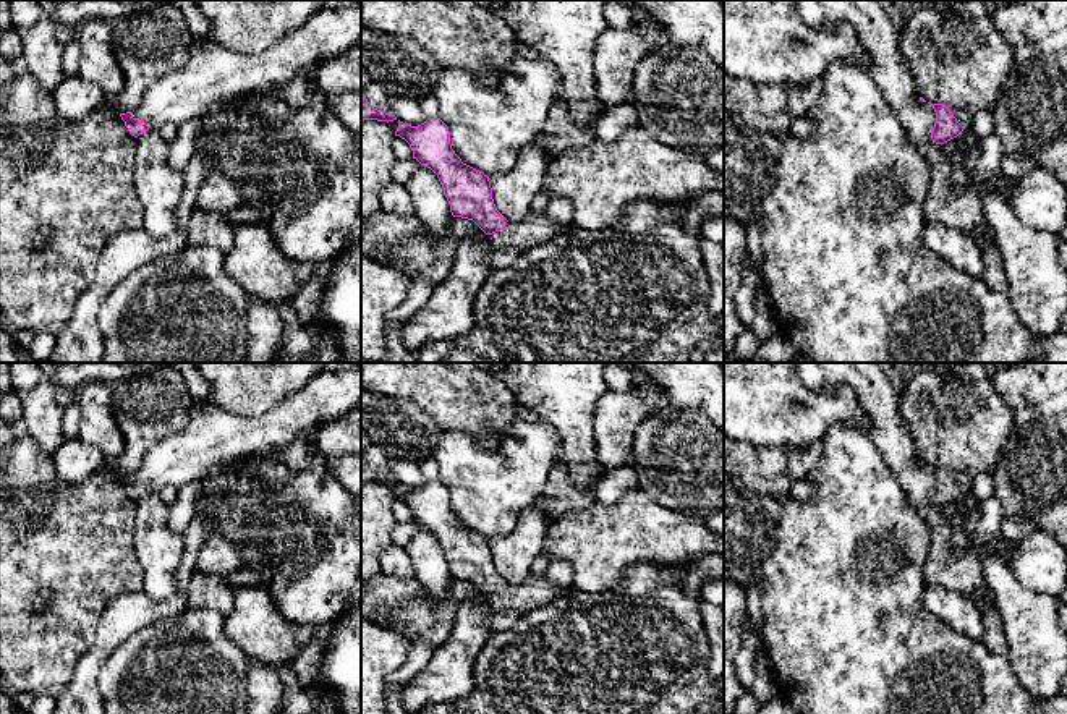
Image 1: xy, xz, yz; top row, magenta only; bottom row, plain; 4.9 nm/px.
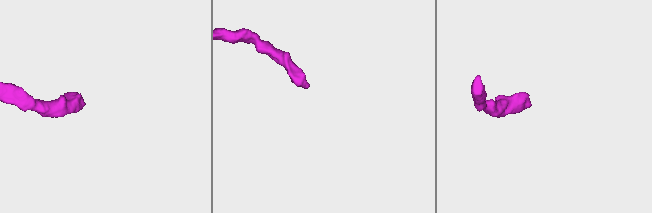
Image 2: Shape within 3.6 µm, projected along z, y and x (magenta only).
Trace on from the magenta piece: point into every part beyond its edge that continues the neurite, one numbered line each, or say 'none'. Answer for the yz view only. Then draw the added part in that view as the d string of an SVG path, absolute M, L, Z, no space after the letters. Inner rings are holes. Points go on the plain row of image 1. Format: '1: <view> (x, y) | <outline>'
1: yz (964, 478) | M954 470L949 471L952 474L952 478L957 481L957 484L963 489L963 491L970 491L971 489L971 482L973 482L973 474L968 470Z

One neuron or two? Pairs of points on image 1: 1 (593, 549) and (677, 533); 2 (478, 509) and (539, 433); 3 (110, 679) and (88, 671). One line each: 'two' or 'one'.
1: one
2: one
3: two

